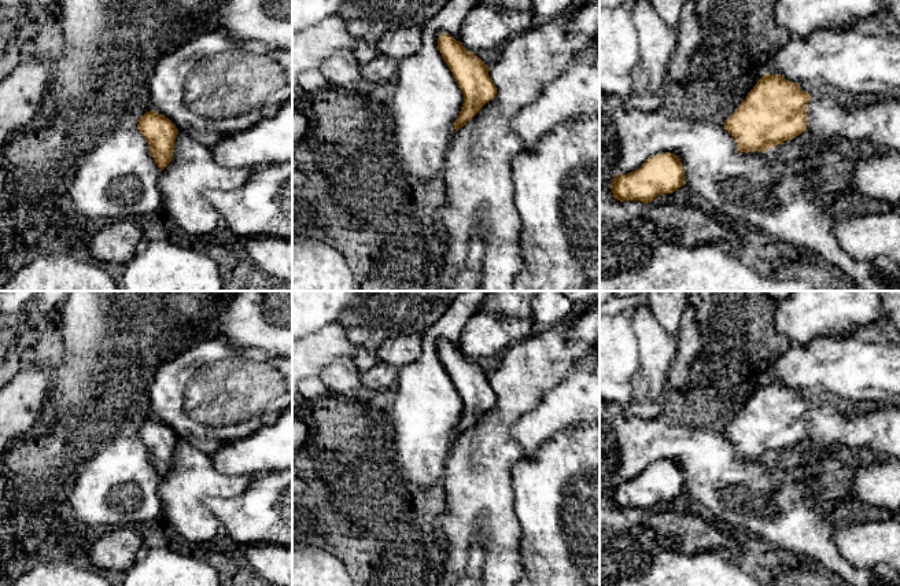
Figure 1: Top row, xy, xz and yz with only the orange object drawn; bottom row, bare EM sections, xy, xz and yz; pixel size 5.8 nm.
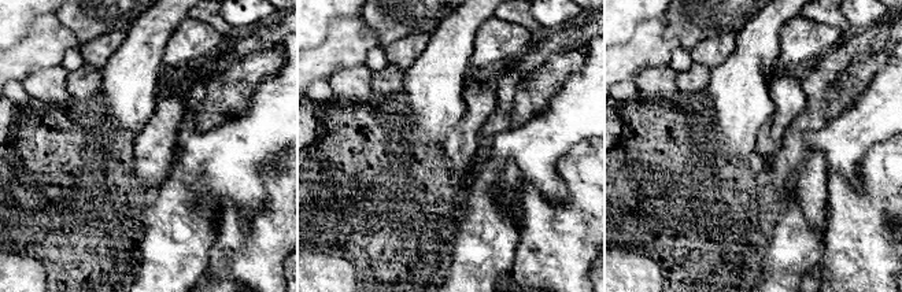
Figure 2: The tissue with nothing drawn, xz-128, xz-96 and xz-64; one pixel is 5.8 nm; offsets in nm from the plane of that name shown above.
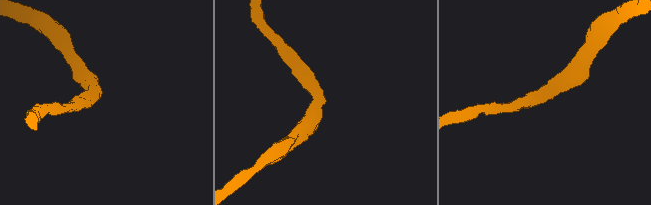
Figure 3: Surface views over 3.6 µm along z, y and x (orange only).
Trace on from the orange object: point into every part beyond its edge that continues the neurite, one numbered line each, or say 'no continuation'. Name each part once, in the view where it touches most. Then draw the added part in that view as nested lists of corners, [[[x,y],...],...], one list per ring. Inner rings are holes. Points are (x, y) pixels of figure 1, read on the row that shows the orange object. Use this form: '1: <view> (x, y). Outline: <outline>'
no continuation

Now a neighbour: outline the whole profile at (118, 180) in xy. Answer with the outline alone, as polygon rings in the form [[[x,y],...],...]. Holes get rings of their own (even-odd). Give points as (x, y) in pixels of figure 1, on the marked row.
[[[125,129],[108,136],[82,161],[69,195],[80,215],[93,221],[141,220],[163,209],[158,187],[162,170],[150,154],[145,137],[139,129]]]

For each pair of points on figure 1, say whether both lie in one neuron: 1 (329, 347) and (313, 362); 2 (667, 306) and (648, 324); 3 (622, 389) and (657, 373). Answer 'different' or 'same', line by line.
1: same
2: different
3: different

